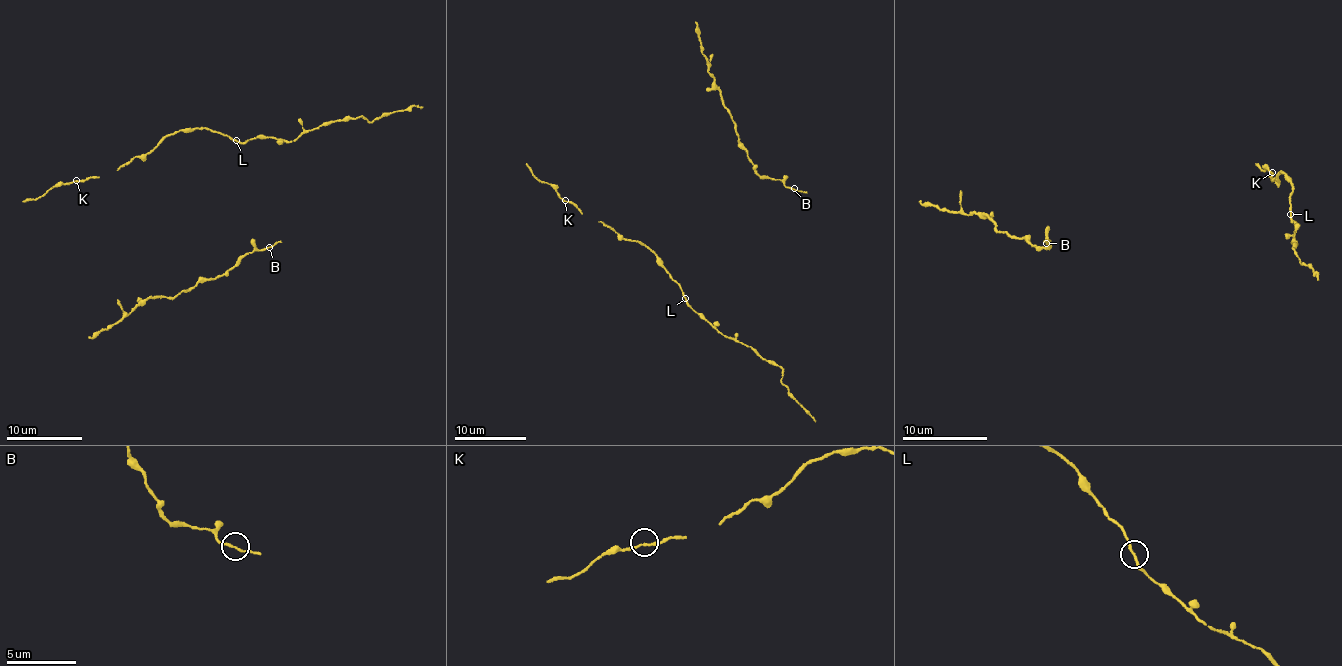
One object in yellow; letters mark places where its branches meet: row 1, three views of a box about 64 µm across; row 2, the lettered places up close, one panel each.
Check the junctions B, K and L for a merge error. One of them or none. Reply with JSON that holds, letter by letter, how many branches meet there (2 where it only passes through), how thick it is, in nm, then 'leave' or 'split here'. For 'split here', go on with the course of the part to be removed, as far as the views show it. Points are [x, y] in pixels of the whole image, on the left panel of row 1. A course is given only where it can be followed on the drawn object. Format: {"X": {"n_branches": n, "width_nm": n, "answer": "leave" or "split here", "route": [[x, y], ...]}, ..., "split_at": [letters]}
{"B": {"n_branches": 2, "width_nm": 150, "answer": "leave"}, "K": {"n_branches": 2, "width_nm": 150, "answer": "leave"}, "L": {"n_branches": 2, "width_nm": 160, "answer": "split here", "route": [[235, 140], [246, 142], [270, 138], [292, 141], [344, 117], [358, 116], [371, 122], [413, 106], [423, 107]]}, "split_at": ["L"]}

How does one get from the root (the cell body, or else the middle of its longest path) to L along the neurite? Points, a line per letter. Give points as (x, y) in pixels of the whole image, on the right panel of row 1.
L: (1285, 237), (1290, 236), (1298, 227), (1290, 213)

